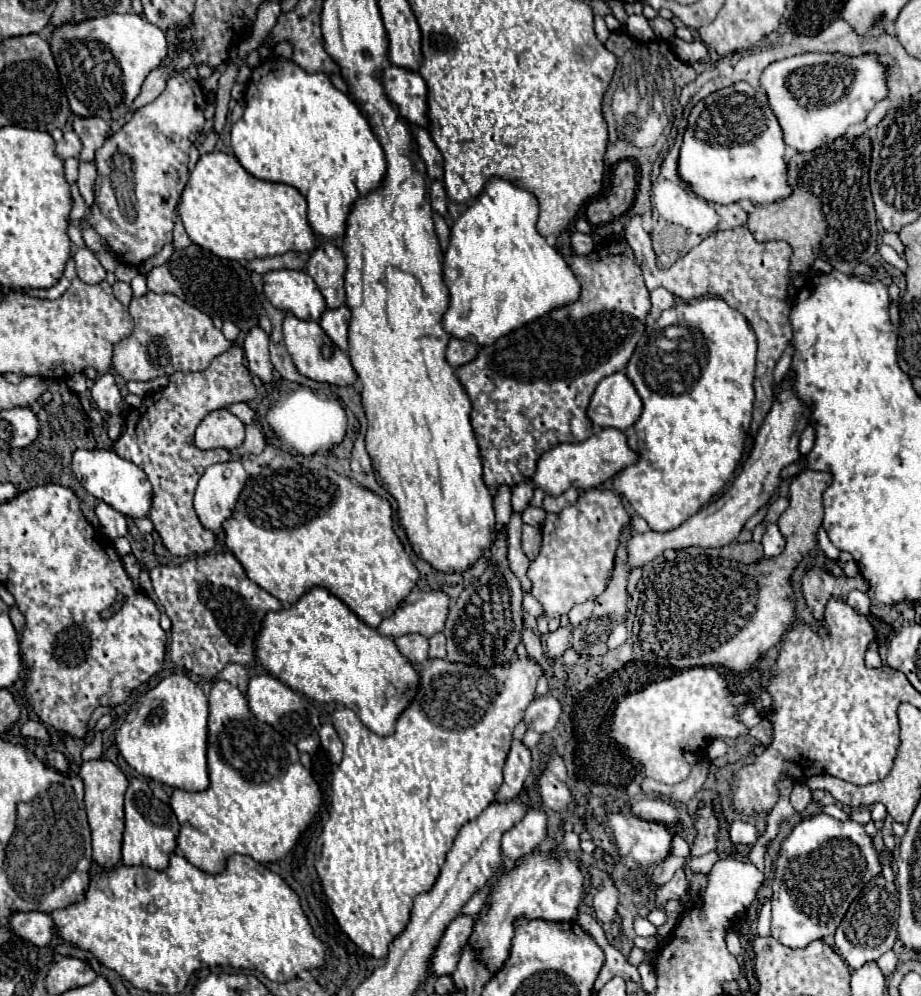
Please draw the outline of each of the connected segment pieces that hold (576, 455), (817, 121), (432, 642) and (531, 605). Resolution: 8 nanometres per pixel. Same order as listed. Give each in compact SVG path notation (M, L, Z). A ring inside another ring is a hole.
M601 429L581 443L561 443L561 445L549 449L547 453L543 453L543 457L539 457L539 461L537 461L533 485L551 497L563 495L569 487L589 491L589 489L599 487L613 475L617 475L623 467L633 465L635 461L637 461L637 455L629 449L627 435L623 431Z
M793 55L771 63L763 71L759 83L783 129L785 145L797 151L815 151L819 145L829 145L851 125L865 121L875 103L887 95L885 67L881 67L875 55Z
M437 633L429 639L429 657L445 657L445 637L443 633Z
M523 593L523 609L529 613L529 615L533 615L533 617L537 617L543 609L541 609L541 605L531 597L531 593Z

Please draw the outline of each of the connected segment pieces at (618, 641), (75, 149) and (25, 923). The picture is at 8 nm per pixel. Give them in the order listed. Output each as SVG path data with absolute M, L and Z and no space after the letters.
M618 624L609 635L609 639L607 640L607 647L609 649L617 648L626 641L627 635L627 628L625 624Z
M67 131L63 135L63 139L57 143L57 155L65 161L69 157L79 157L79 149L81 149L81 141L73 131Z
M15 911L11 913L9 923L11 929L15 929L15 937L23 937L25 941L37 945L37 947L45 947L49 945L49 941L53 939L55 927L53 927L53 919L49 913L41 913L41 911Z

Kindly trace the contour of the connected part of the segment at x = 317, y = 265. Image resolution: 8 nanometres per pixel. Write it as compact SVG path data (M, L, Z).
M321 239L319 245L309 253L305 271L317 283L329 309L345 303L345 257L341 249L327 239Z

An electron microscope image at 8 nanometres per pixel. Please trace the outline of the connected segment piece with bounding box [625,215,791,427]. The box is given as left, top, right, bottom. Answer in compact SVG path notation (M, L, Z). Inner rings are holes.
M633 215L625 225L625 239L631 245L649 291L665 287L673 295L689 301L705 295L721 297L733 309L743 313L757 337L757 367L755 367L755 405L753 425L761 427L765 415L773 405L773 369L781 359L787 343L791 341L789 305L787 305L787 267L791 247L785 241L757 243L747 227L735 227L729 231L715 231L693 247L671 269L663 271L655 265L655 253L651 249L651 237L641 225L641 215Z

